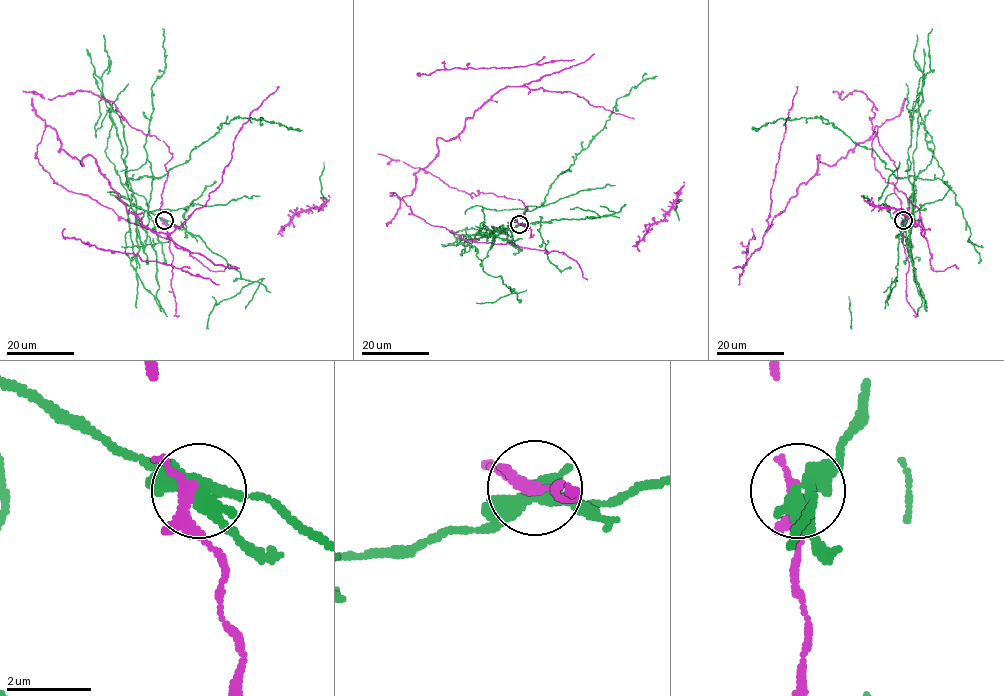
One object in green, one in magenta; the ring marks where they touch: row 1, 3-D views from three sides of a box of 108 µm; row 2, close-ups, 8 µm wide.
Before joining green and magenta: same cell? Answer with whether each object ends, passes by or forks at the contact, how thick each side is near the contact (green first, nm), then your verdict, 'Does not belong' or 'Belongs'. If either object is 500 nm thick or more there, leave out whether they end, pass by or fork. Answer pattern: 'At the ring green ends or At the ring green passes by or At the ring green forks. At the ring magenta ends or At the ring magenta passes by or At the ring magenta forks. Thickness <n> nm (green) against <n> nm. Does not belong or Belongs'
At the ring green forks. At the ring magenta passes by. Thickness 300 nm (green) against 240 nm. Does not belong

